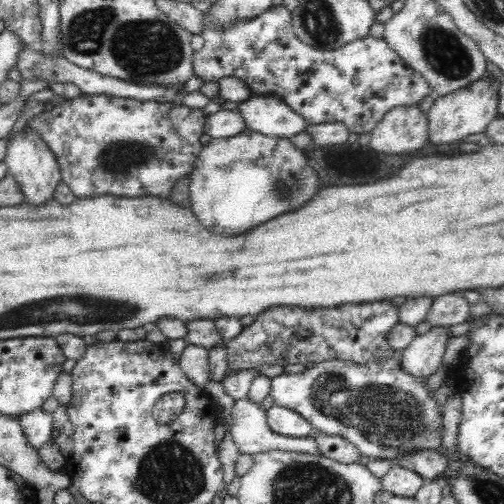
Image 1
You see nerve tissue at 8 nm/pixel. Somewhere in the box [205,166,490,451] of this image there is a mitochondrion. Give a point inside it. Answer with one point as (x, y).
(381, 413)

